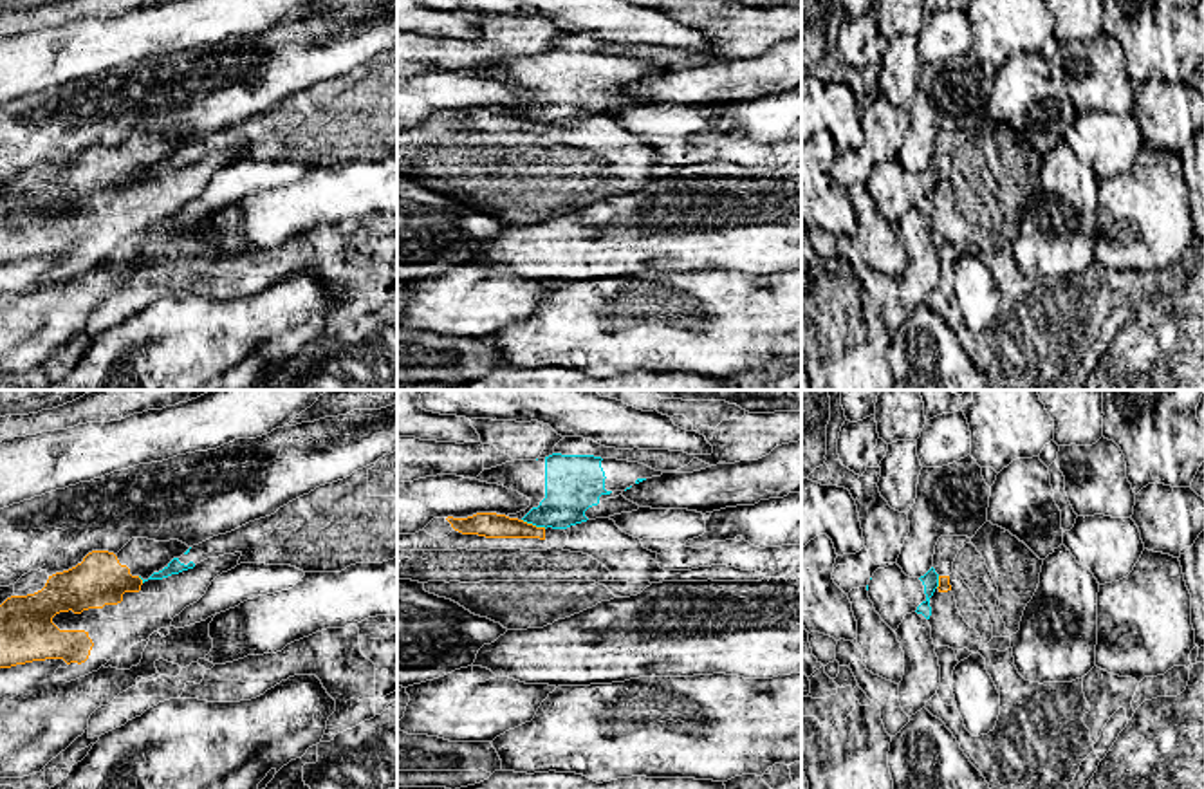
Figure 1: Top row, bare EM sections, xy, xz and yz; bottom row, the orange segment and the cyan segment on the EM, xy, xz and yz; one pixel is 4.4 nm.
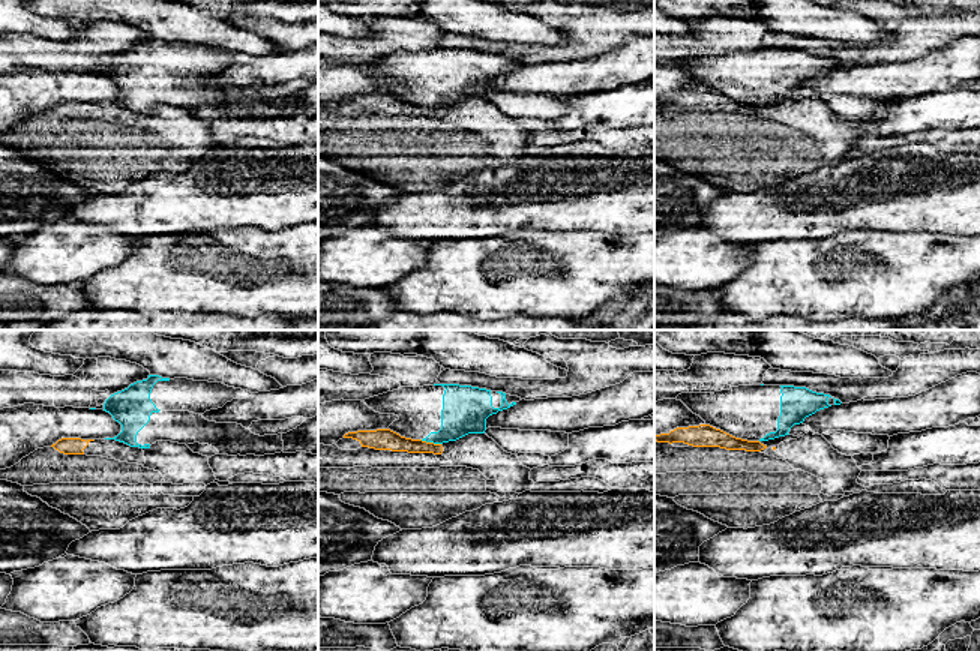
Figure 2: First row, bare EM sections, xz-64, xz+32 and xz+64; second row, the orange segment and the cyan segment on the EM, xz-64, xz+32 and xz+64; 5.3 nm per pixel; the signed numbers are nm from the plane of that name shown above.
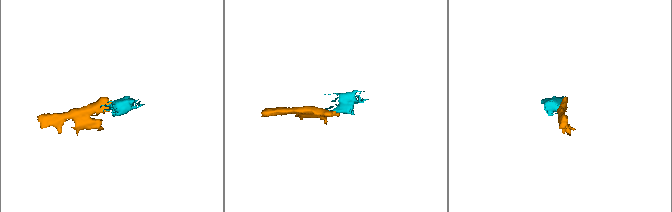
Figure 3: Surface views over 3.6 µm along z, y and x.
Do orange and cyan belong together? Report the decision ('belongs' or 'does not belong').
does not belong

